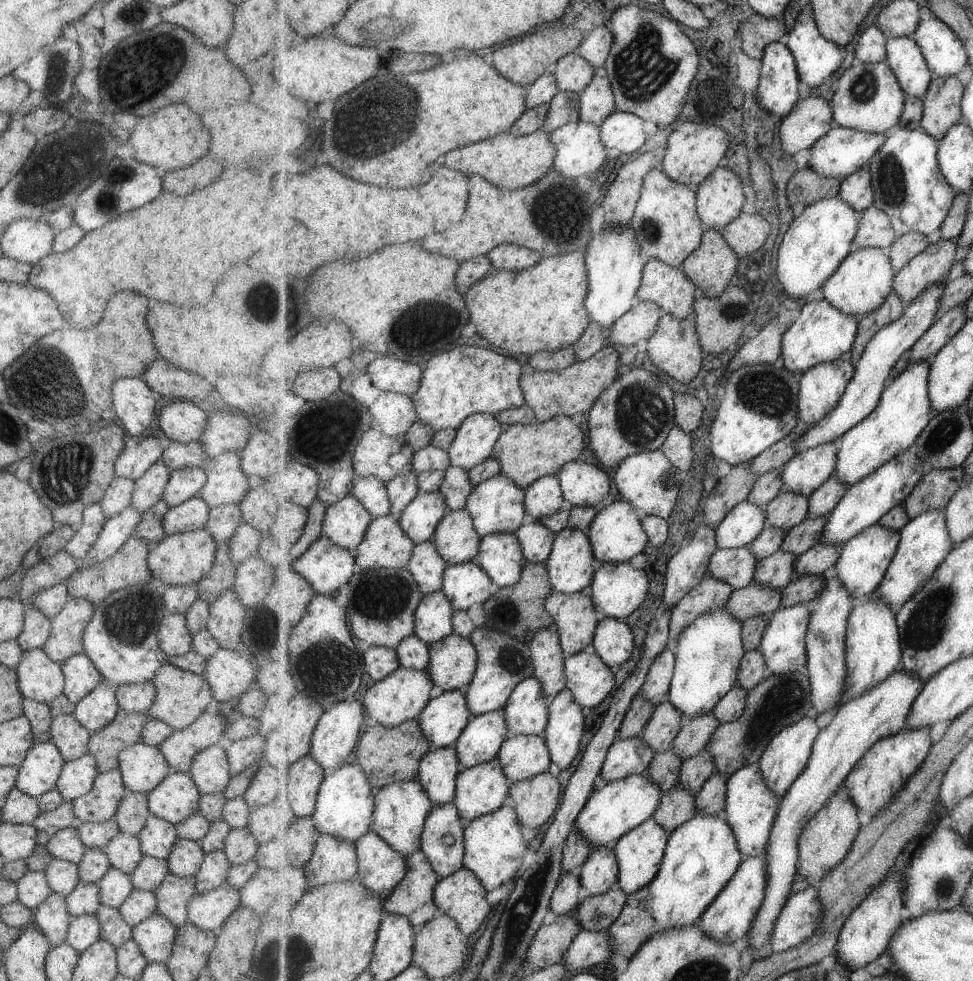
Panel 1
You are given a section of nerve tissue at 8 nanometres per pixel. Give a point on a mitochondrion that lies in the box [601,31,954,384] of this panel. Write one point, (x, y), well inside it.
(891, 178)

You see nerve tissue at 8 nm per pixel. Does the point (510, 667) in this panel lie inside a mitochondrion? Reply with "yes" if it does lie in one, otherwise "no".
yes

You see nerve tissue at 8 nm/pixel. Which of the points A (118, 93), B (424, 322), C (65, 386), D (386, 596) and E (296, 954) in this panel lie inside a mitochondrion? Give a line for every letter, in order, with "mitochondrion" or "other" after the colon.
A: other
B: mitochondrion
C: mitochondrion
D: mitochondrion
E: mitochondrion

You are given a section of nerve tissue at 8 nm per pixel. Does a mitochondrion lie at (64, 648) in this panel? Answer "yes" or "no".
no

